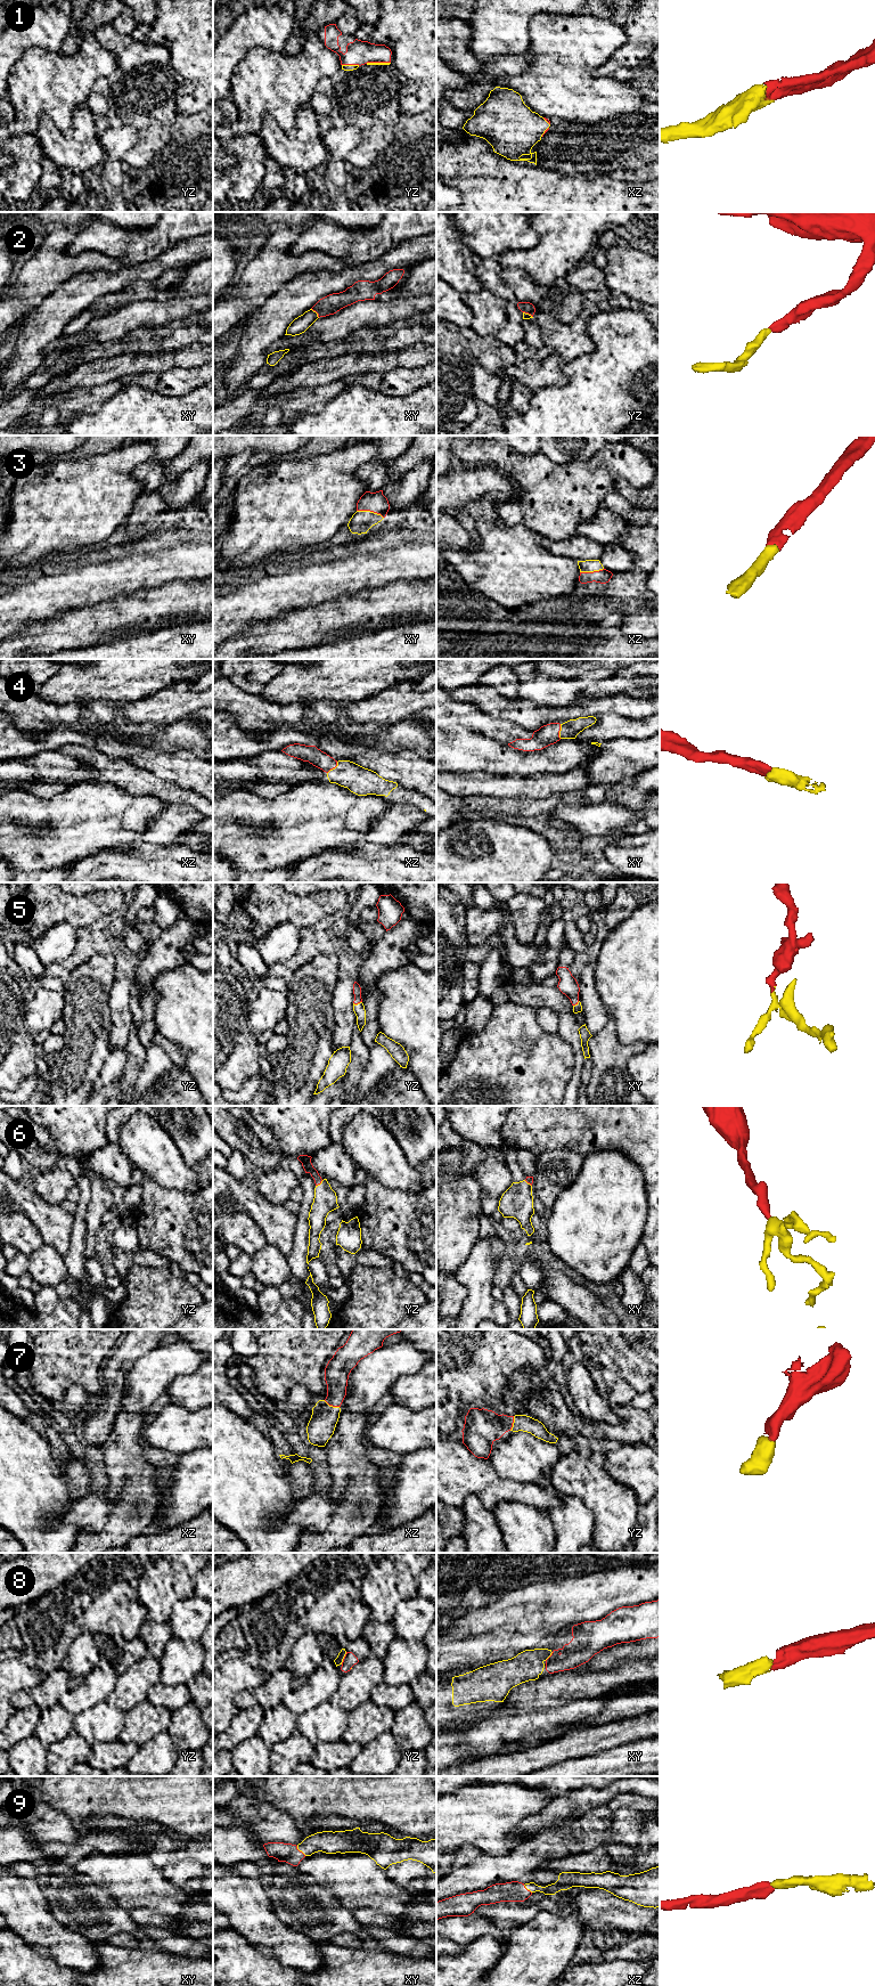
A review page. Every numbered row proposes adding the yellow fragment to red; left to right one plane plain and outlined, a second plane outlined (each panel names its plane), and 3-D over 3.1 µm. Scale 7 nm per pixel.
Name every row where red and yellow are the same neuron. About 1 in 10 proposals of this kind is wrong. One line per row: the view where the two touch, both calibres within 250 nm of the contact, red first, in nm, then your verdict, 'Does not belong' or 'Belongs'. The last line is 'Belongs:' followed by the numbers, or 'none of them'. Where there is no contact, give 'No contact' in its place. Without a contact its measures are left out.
1: Touches red in yz. Thickness 180 nm (red) against 50 nm. Belongs
2: Touches red in xy. Thickness 140 nm (red) against 110 nm. Belongs
3: Touches red in xy. Thickness 140 nm (red) against 160 nm. Belongs
4: Touches red in xy. Thickness 150 nm (red) against 130 nm. Belongs
5: Touches red in yz. Thickness 60 nm (red) against 80 nm. Belongs
6: Touches red in yz. Thickness 70 nm (red) against 170 nm. Belongs
7: Touches red in xz. Thickness 180 nm (red) against 190 nm. Belongs
8: Touches red in yz. Thickness 90 nm (red) against 60 nm. Belongs
9: Touches red in xy. Thickness 140 nm (red) against 160 nm. Belongs
Belongs: 1, 2, 3, 4, 5, 6, 7, 8, 9

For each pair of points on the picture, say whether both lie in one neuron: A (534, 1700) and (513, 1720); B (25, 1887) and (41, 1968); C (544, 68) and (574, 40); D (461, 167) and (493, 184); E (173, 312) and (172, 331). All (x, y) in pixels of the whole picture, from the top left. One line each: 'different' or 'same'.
A: different
B: different
C: same
D: same
E: different

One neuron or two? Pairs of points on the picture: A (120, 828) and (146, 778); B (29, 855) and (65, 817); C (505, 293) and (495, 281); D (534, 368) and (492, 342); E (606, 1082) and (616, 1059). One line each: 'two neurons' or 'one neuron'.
A: two neurons
B: one neuron
C: one neuron
D: two neurons
E: one neuron

